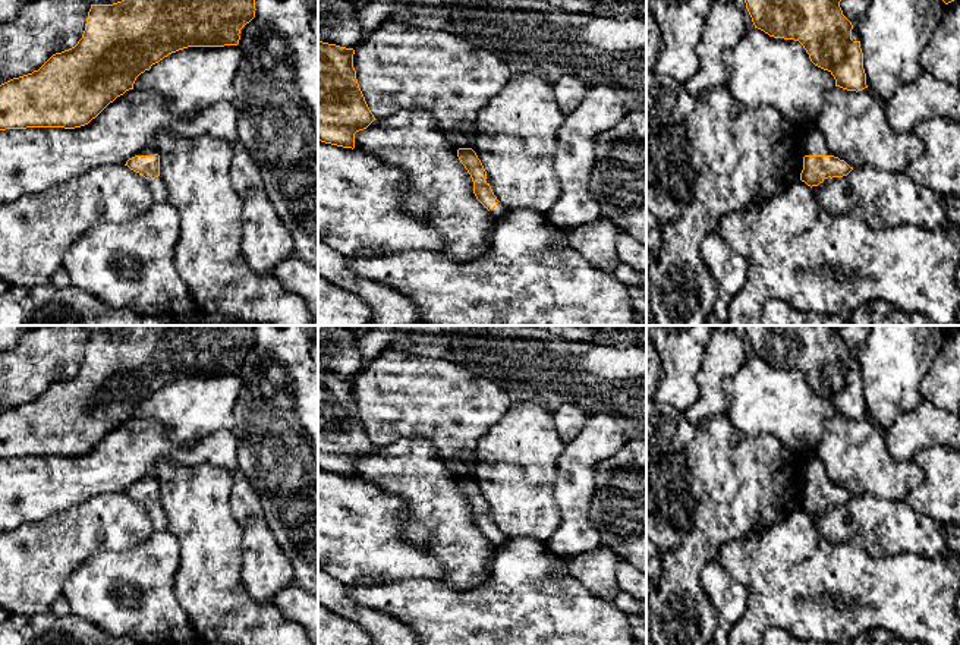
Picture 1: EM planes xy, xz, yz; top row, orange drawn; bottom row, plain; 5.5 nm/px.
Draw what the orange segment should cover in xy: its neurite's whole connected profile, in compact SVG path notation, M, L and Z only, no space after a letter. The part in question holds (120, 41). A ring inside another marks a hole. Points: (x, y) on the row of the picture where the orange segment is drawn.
M122 0L91 4L78 44L53 54L38 70L0 85L0 130L75 129L133 89L136 78L188 47L237 45L240 29L255 18L255 0Z

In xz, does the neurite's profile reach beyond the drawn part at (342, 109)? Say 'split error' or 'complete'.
complete

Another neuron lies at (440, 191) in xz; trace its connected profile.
M402 110L390 117L375 119L366 129L355 133L353 150L372 154L406 174L407 192L402 207L441 233L446 245L440 252L450 261L462 264L488 254L494 217L476 199L472 177L457 157L459 148L446 138L427 110Z

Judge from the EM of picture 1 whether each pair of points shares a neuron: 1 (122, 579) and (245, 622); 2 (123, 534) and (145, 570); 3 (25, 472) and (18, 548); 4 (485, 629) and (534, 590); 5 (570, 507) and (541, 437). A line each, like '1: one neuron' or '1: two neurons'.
1: two neurons
2: two neurons
3: two neurons
4: one neuron
5: two neurons

